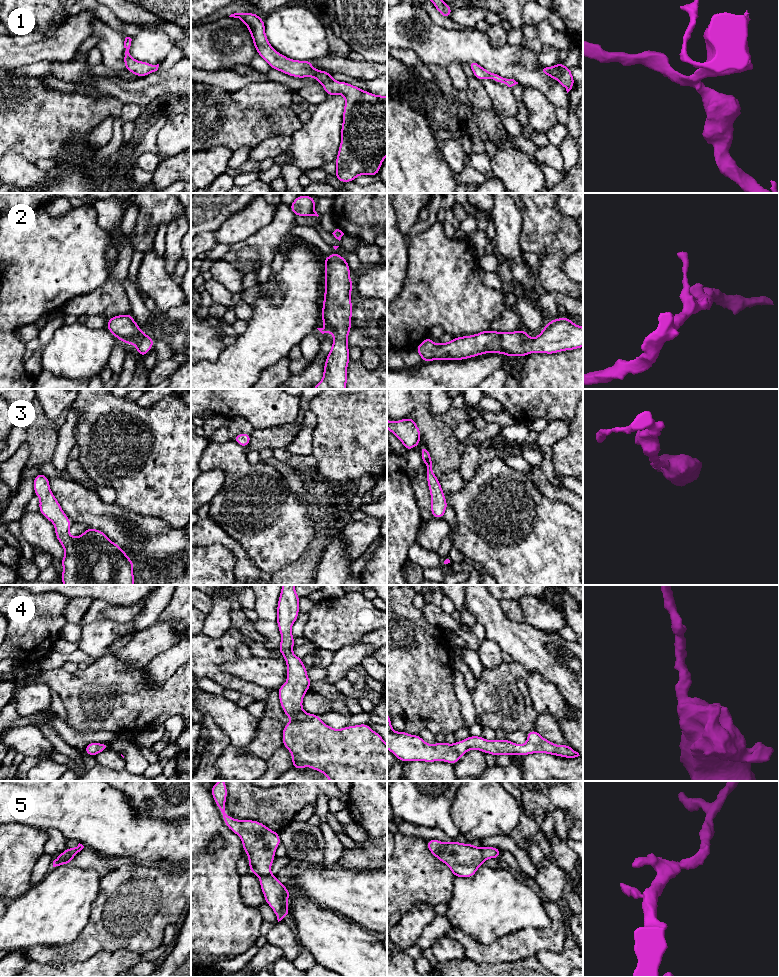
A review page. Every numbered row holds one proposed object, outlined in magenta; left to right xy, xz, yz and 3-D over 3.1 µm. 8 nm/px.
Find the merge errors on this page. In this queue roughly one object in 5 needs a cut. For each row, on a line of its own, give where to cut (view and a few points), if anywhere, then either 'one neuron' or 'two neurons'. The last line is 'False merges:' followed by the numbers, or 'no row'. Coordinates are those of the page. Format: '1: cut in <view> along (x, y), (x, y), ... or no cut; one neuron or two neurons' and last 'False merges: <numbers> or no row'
1: no cut; one neuron
2: no cut; one neuron
3: no cut; one neuron
4: no cut; one neuron
5: no cut; one neuron
False merges: no row

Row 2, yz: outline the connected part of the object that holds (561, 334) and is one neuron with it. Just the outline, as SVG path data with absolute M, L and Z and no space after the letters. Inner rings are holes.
M568 317L549 321L535 338L530 338L527 333L526 330L504 333L486 330L475 335L452 338L448 343L440 342L438 344L435 344L430 337L426 337L423 343L419 344L415 350L419 353L423 362L429 362L434 360L465 360L487 353L504 354L509 358L515 356L524 358L529 353L555 354L583 347L583 327L574 324Z

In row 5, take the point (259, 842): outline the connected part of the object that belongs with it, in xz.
M218 781L215 783L210 790L215 804L218 806L224 823L226 826L235 834L237 834L243 844L243 851L246 852L249 859L249 869L250 871L260 878L259 883L262 889L266 903L273 909L275 915L277 916L278 922L281 921L285 916L288 916L290 911L287 904L290 892L284 887L275 875L271 873L271 865L275 859L275 851L277 847L281 844L281 840L278 832L274 832L269 829L266 825L261 822L254 820L238 820L231 818L227 815L225 811L225 803L227 798L227 786L224 781Z

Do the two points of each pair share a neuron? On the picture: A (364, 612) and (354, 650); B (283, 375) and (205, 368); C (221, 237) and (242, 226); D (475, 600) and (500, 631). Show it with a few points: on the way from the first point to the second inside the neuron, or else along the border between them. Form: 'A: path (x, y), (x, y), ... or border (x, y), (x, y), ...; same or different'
A: border (352, 643), (343, 645), (333, 652); different
B: border (280, 359), (268, 366), (259, 378); different
C: path (226, 234), (237, 228); same
D: path (483, 608), (496, 623); same

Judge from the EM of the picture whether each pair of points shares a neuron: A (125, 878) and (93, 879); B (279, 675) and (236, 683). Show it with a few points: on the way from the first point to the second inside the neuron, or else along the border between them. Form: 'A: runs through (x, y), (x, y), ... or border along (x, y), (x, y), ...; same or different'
A: border along (102, 877), (99, 883), (98, 894), (93, 901); different
B: border along (224, 672), (261, 685), (268, 690); different

